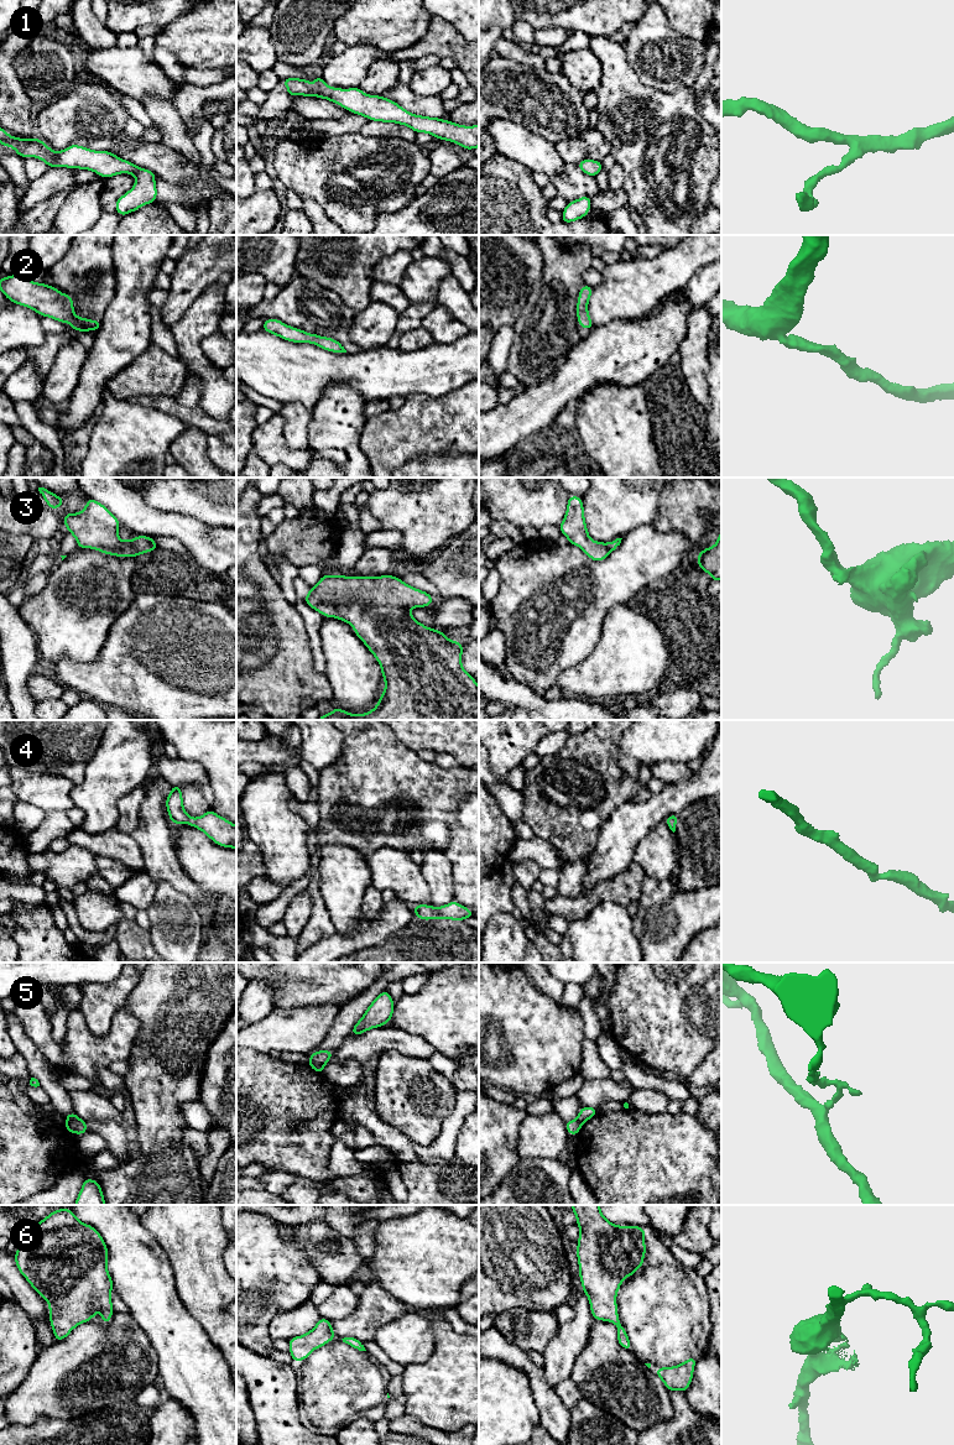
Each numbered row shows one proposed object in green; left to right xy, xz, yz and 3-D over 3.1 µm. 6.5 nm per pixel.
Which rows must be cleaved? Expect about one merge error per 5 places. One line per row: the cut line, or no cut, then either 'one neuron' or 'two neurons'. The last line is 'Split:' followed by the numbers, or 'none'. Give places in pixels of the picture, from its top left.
1: no cut; one neuron
2: no cut; one neuron
3: no cut; one neuron
4: no cut; one neuron
5: cut in xz along (309, 1060), (323, 1065); two neurons
6: no cut; one neuron
Split: 5

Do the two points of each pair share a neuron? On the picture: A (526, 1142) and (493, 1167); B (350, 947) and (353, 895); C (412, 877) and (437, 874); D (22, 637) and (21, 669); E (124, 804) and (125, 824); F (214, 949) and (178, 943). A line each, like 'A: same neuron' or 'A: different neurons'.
A: different neurons
B: different neurons
C: different neurons
D: same neuron
E: same neuron
F: different neurons

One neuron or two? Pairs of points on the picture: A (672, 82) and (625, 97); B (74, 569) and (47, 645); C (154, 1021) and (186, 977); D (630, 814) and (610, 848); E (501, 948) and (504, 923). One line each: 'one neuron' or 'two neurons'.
A: two neurons
B: one neuron
C: one neuron
D: one neuron
E: one neuron

